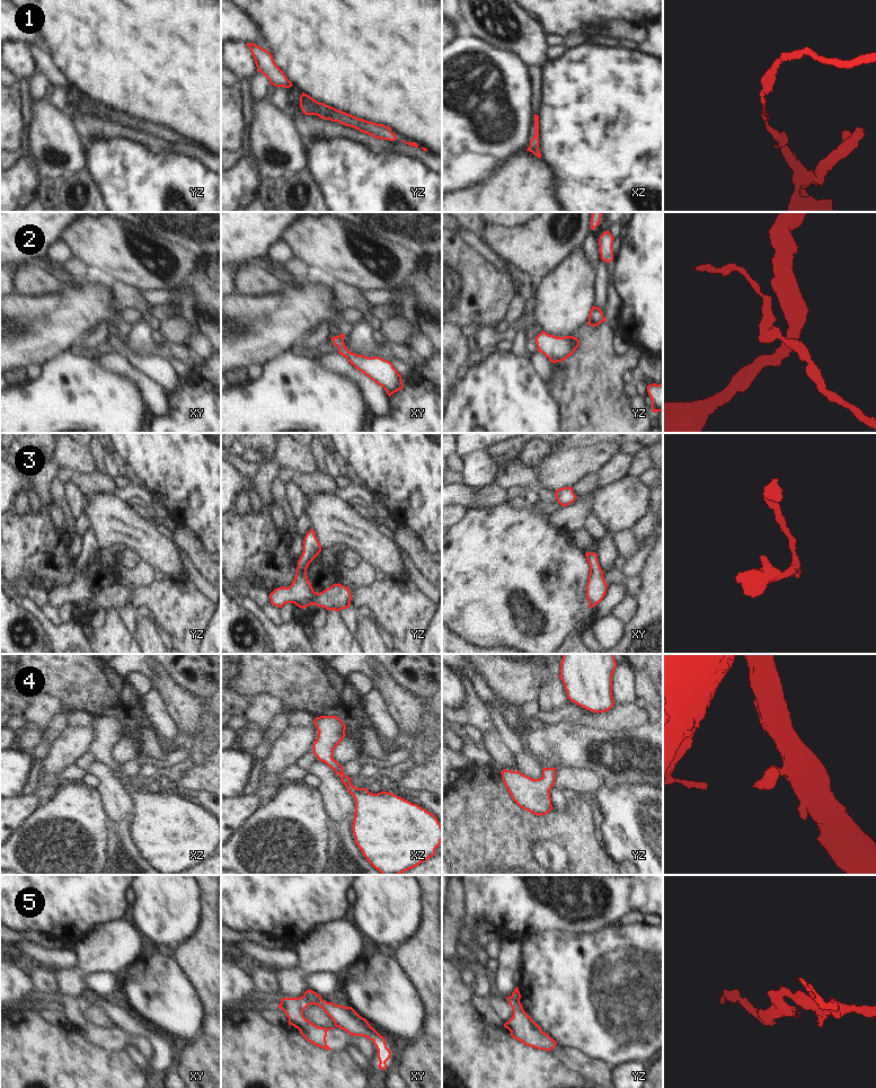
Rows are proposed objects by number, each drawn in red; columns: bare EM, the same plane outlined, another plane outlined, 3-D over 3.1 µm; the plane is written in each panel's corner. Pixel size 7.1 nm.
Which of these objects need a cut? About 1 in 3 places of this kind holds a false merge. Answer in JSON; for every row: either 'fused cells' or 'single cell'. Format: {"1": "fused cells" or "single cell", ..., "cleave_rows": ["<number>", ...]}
{"1": "single cell", "2": "single cell", "3": "single cell", "4": "single cell", "5": "fused cells", "cleave_rows": ["5"]}

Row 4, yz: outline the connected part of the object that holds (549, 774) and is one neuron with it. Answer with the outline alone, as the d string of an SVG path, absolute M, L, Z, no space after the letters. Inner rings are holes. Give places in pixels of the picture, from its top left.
M543 768L539 779L506 769L501 773L511 797L521 808L538 816L546 815L554 808L550 789L555 785L556 768Z

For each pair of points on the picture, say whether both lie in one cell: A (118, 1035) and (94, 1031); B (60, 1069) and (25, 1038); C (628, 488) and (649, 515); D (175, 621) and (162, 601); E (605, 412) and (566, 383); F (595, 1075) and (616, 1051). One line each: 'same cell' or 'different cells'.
A: same cell
B: same cell
C: different cells
D: same cell
E: same cell
F: different cells

